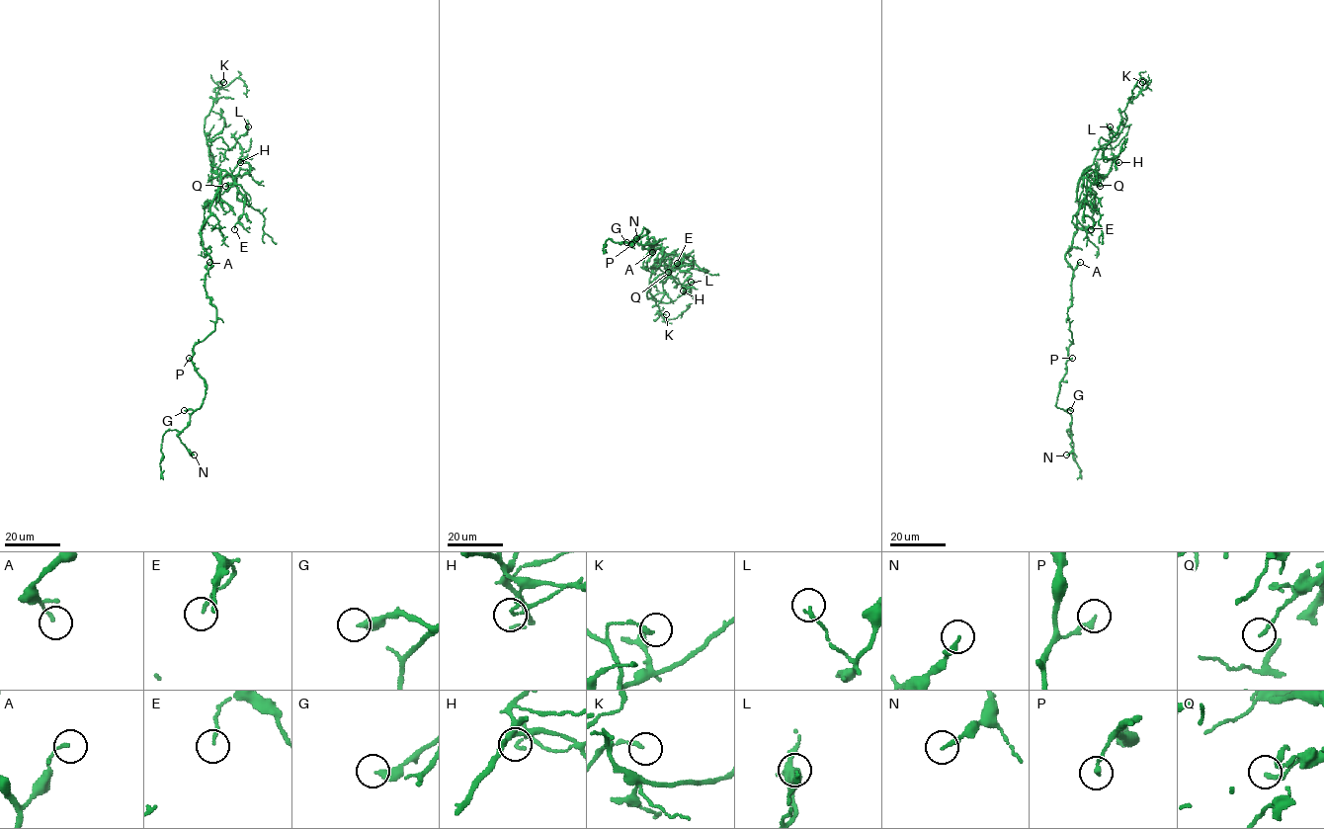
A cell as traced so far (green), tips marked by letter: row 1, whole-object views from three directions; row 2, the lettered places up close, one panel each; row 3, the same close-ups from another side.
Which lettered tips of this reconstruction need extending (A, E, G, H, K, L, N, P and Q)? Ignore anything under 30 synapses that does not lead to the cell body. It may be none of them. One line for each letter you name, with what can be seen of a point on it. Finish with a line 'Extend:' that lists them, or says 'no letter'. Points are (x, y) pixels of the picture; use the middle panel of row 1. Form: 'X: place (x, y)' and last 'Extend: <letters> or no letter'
Extend: no letter

